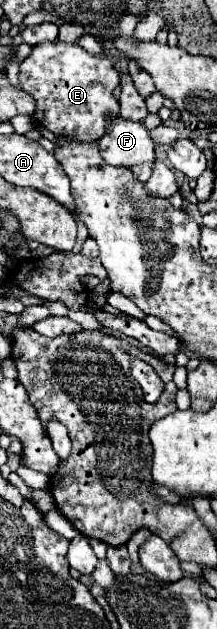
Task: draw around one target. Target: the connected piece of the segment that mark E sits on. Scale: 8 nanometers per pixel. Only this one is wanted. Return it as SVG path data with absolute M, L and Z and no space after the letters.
M42 41L20 65L20 87L36 101L36 121L54 135L72 135L80 141L98 141L108 127L106 111L118 113L118 101L112 91L118 87L118 71L112 61L100 53L90 55L76 43Z

